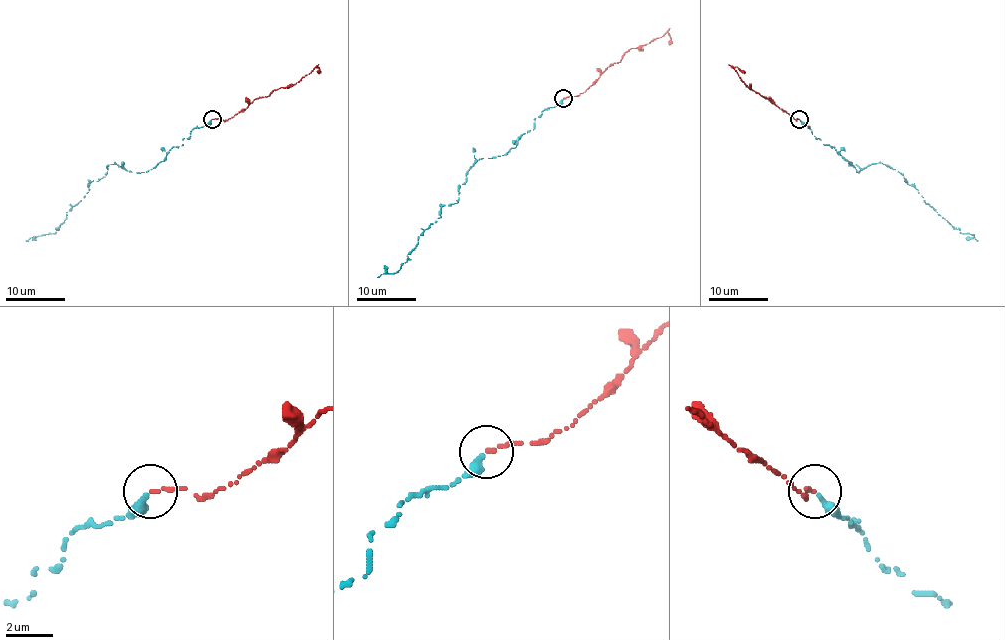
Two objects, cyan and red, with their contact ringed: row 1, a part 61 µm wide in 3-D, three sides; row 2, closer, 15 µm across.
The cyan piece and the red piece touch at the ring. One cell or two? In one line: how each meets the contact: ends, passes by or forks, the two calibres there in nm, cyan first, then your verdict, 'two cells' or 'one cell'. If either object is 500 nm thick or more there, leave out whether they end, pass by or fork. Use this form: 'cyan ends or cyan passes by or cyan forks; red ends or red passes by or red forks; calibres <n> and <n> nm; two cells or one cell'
cyan ends; red ends; calibres 320 and 180 nm; one cell

